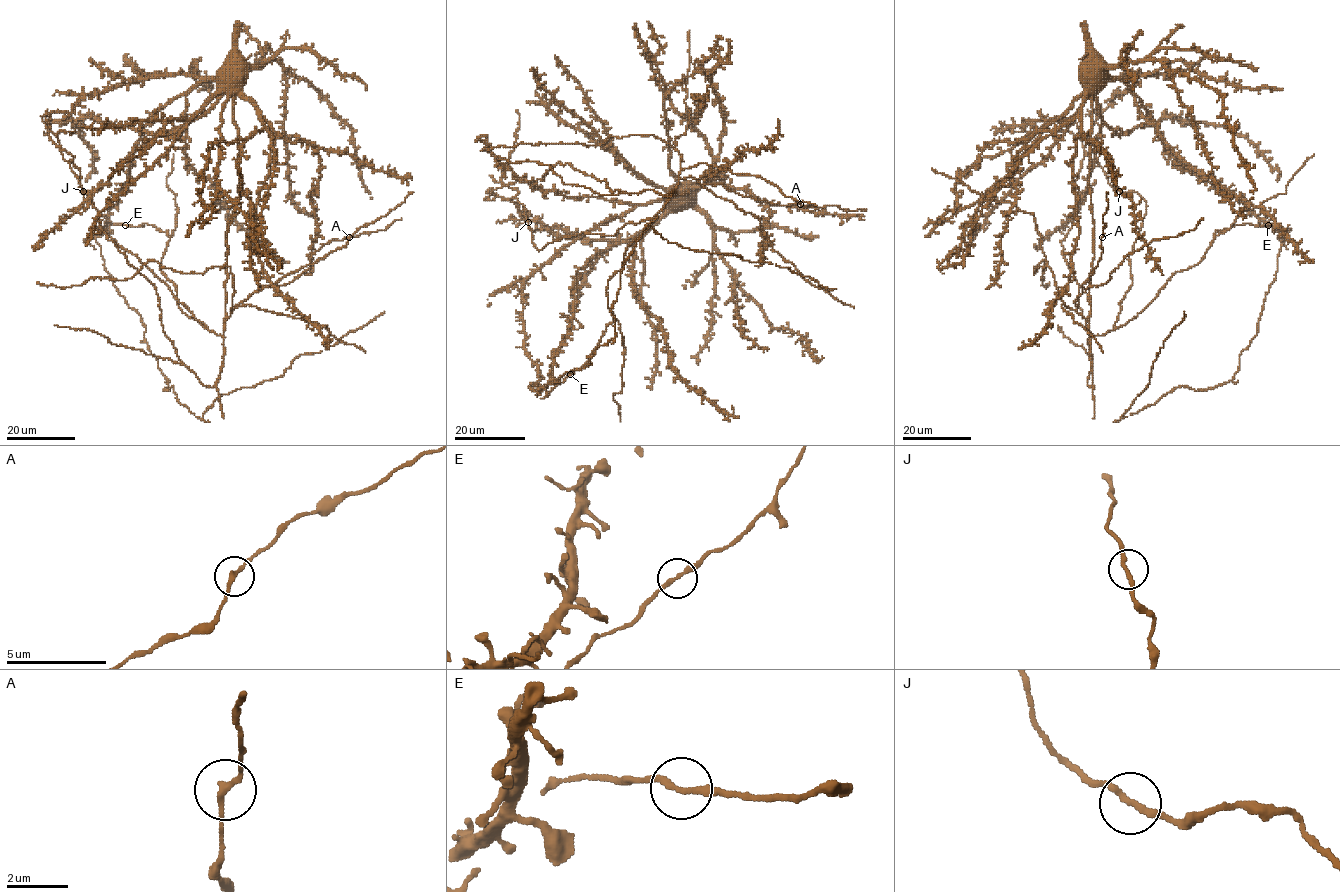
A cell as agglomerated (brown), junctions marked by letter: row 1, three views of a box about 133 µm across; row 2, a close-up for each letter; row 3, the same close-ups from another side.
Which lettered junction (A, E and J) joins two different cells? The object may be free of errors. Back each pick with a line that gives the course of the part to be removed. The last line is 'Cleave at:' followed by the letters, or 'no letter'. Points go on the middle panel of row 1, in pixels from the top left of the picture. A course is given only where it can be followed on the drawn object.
Cleave at: no letter

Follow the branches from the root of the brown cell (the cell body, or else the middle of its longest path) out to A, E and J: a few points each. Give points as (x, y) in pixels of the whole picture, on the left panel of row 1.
A: (232, 87), (239, 202), (227, 223), (226, 317), (252, 293), (343, 248), (349, 237)
E: (232, 87), (204, 80), (152, 116), (131, 152), (126, 187), (114, 198), (99, 233), (111, 224), (124, 225)
J: (232, 87), (201, 115), (143, 143), (85, 200), (79, 179), (61, 149), (73, 157), (83, 191)

